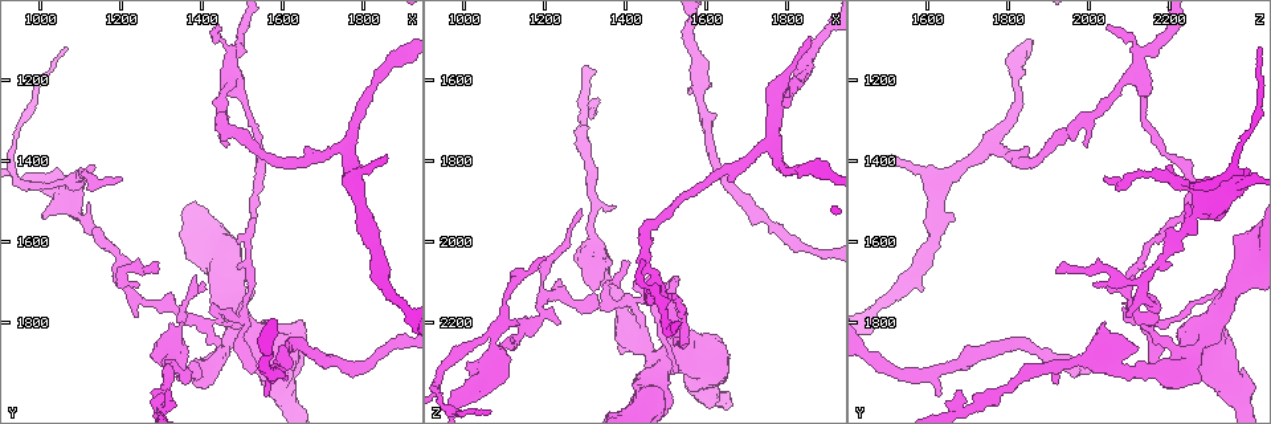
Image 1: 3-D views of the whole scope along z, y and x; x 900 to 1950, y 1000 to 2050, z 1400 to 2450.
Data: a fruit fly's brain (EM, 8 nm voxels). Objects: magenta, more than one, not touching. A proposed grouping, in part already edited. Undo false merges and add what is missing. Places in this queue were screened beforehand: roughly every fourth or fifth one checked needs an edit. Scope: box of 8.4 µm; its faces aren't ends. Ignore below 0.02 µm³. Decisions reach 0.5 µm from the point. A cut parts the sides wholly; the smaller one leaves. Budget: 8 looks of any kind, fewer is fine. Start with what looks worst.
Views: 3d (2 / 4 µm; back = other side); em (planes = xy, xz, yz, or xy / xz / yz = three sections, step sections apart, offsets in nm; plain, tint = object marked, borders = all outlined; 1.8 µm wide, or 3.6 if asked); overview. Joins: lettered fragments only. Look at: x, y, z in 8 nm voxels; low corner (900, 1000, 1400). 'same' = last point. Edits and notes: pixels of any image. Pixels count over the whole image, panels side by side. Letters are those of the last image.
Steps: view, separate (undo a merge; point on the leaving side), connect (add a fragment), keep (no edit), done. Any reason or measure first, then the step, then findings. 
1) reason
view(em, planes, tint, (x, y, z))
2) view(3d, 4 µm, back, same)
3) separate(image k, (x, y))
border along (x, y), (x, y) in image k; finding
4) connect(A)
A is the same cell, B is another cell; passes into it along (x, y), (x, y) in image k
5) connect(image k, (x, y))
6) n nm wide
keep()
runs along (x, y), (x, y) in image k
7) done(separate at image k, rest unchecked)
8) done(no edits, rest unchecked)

branch point
view(em, 3.6 µm, planes, borders, (1475, 1195, 2120))

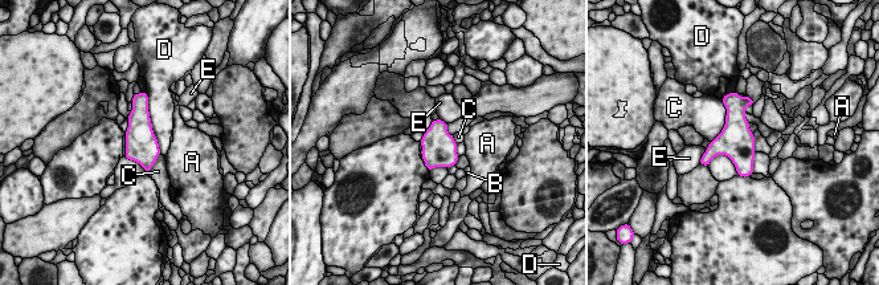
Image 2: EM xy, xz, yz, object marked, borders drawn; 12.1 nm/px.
keep()
A, B, C, D and E are other cells; border along (724, 104), (726, 125), (710, 142) in image 2; all the same neuron

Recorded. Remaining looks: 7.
thin end
view(3d, 2 µm, (1245, 1710, 2010))

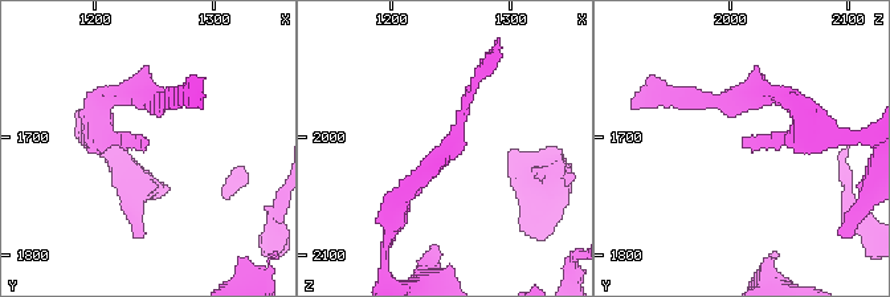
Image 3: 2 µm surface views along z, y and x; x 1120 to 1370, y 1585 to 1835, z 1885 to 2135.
need the tissue
view(em, planes, tint, (1244, 1706, 2006))

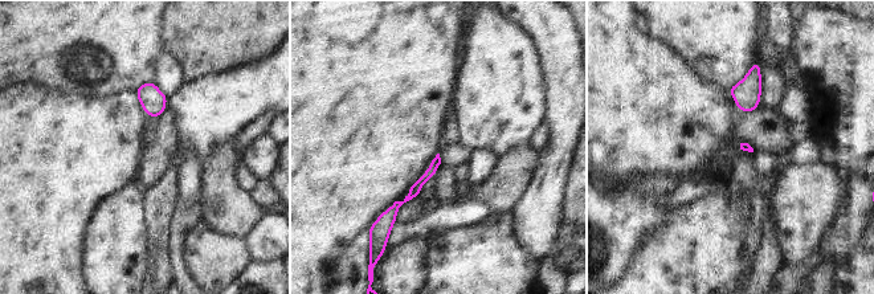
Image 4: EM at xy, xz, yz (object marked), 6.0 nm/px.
what lies round it
view(em, planes, borders, same)

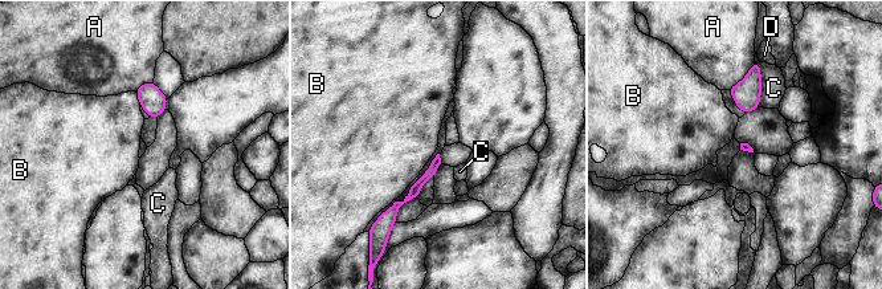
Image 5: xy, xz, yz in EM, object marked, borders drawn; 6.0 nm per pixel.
keep()
A, B, C and D are other cells; runs along (437, 159), (433, 169), (392, 214) in image 5; no lettered fragment goes on from it

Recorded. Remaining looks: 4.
calibre changes
view(3d, 4 µm, (1470, 1680, 2395))

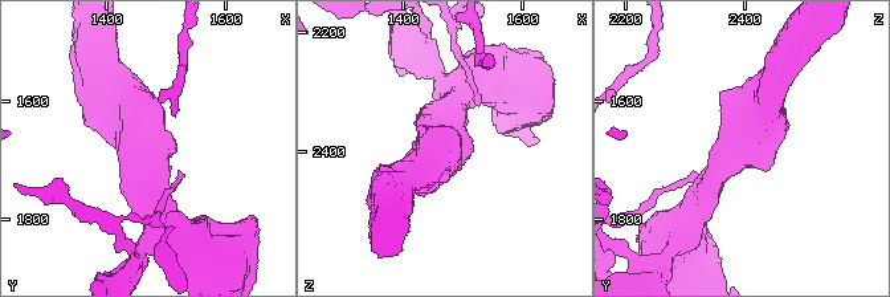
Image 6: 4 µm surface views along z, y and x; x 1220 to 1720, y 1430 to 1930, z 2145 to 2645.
shape alone is not enough
view(em, 3.6 µm, planes, borders, (1465, 1685, 2390))

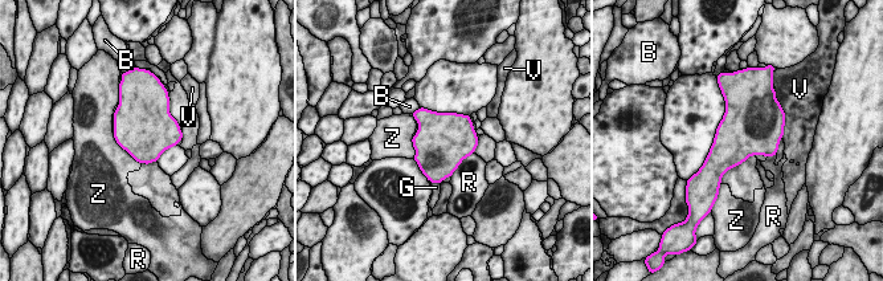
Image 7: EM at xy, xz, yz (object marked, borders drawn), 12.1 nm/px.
650 nm wide
keep()
B, G, R, V and Z are other cells; continuous, no second neuron

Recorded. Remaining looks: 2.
done(no edits, rest unchecked)

